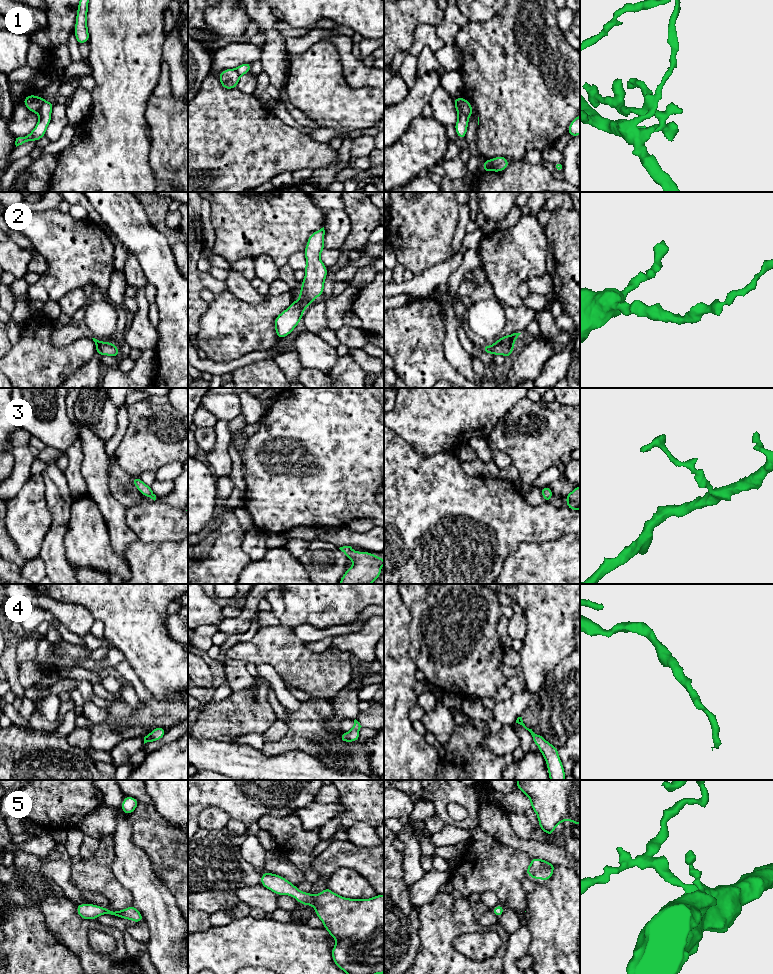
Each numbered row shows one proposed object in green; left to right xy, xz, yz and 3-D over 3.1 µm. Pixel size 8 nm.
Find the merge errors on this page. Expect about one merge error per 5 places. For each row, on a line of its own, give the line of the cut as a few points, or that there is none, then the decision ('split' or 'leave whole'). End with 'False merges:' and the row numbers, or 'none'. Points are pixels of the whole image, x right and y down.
1: cut in yz along (455, 99), (468, 118); split
2: no cut; leave whole
3: no cut; leave whole
4: no cut; leave whole
5: no cut; leave whole
False merges: 1

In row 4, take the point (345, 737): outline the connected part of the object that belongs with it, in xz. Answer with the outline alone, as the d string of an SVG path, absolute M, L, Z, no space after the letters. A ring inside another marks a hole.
M355 719L353 728L347 733L341 733L340 739L343 742L353 742L359 740L359 730L362 726L360 723Z

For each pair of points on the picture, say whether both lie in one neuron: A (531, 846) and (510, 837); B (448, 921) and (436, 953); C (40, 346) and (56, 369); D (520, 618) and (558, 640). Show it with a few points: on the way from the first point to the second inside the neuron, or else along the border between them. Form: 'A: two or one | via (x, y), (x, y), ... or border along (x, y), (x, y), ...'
A: one | via (526, 846), (515, 842)
B: one | via (440, 929), (436, 933), (436, 945)
C: one | via (40, 352), (50, 363)
D: two | border along (522, 612), (526, 619), (526, 635), (523, 640)

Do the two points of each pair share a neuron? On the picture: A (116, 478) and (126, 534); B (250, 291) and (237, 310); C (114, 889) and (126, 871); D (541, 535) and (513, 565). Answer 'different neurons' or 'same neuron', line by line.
A: different neurons
B: different neurons
C: different neurons
D: different neurons

